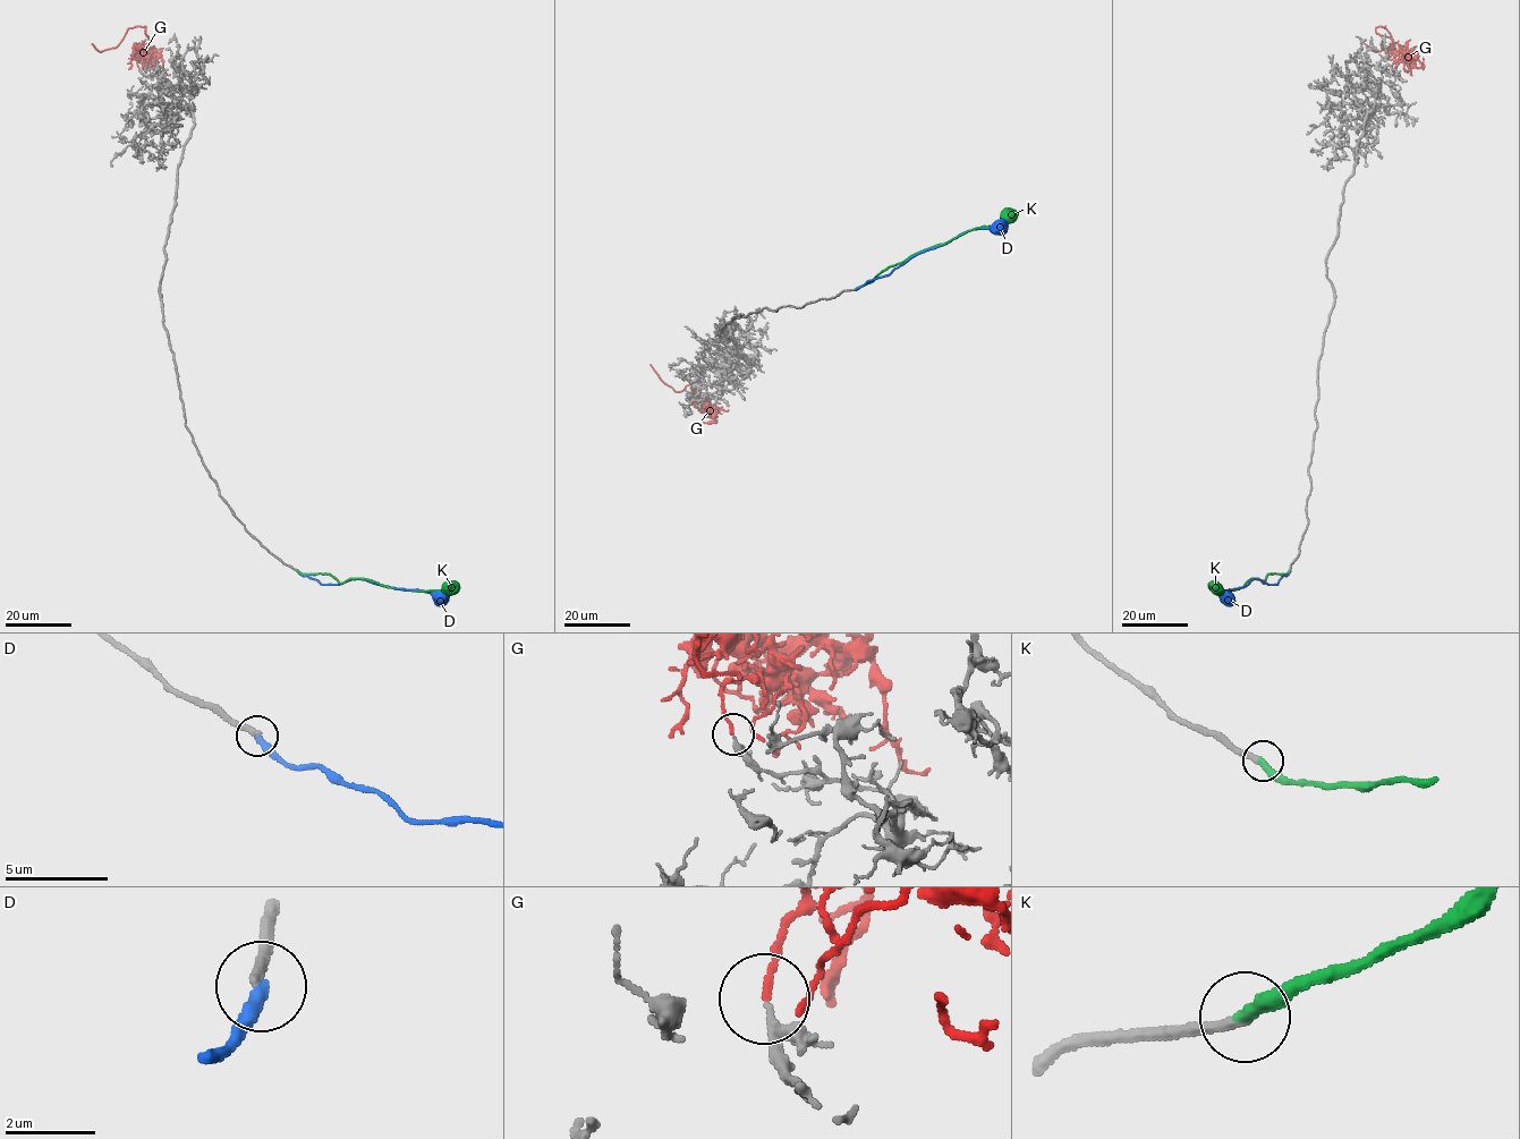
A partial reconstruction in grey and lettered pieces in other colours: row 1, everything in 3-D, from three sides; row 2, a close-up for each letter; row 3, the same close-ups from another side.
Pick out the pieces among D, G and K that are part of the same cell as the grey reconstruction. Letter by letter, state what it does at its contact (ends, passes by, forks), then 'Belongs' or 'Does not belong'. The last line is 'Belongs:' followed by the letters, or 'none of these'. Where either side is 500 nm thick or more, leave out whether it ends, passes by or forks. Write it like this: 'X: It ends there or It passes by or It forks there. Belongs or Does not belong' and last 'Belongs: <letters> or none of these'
D: It ends there. Belongs
G: It ends there. Does not belong
K: It ends there. Does not belong
Belongs: D

